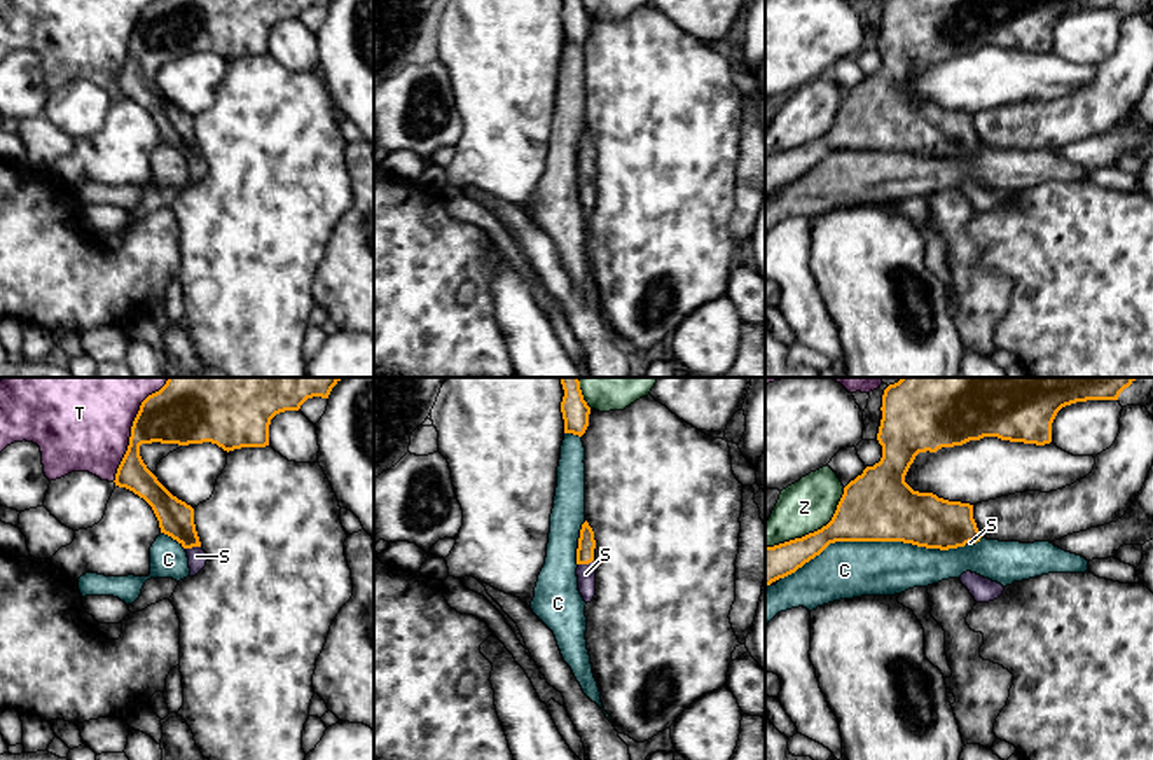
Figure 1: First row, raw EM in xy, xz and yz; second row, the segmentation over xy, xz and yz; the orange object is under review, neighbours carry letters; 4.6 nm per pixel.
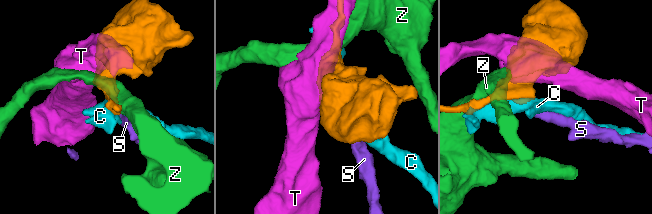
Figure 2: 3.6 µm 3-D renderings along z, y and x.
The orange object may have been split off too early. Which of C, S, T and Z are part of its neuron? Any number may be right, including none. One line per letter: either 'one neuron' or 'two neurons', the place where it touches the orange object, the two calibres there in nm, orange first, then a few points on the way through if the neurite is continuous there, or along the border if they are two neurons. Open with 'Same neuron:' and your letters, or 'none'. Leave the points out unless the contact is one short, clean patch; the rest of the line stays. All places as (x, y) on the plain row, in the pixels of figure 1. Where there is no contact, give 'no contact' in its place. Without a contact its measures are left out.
Same neuron: S
C: two neurons; meets orange in yz at (872, 149); 320 nm thick on the orange side, 260 nm on the other
S: one neuron; meets orange in xz at (591, 170); 80 nm thick on the orange side, 90 nm on the other; runs through xz (586, 151), (591, 170), (586, 182)
T: two neurons; meets orange in xy at (131, 44); 240 nm thick on the orange side, 360 nm on the other
Z: two neurons; meets orange in yz at (814, 140); 260 nm thick on the orange side, 240 nm on the other

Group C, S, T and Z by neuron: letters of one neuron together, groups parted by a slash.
C / S / T / Z

